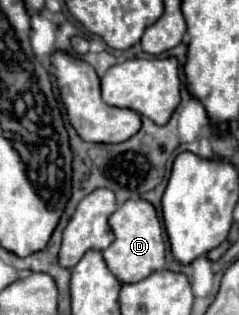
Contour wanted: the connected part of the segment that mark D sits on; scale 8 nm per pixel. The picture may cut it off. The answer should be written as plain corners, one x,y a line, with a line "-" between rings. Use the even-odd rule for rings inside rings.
142,198
128,200
110,216
110,228
114,232
114,242
102,252
108,268
122,284
134,284
144,280
148,274
156,270
164,270
166,266
166,246
162,238
162,226
156,216
156,210
150,202

